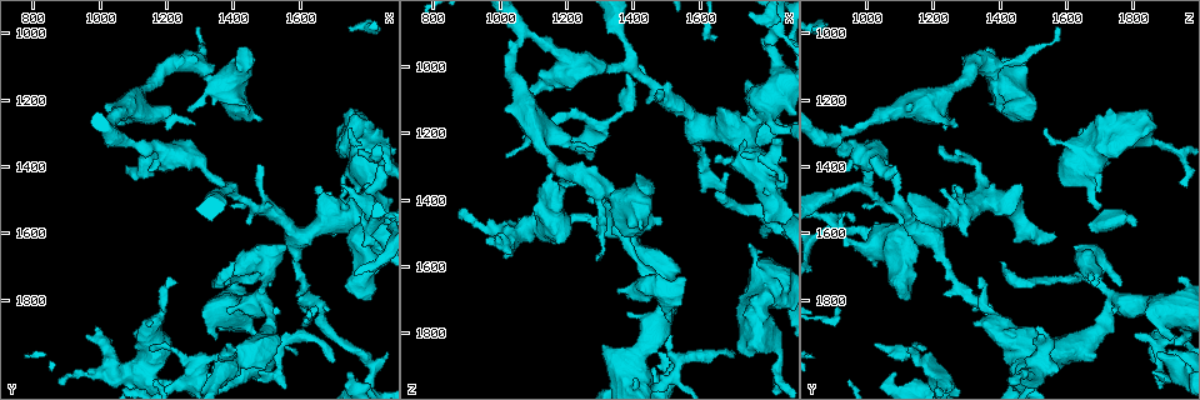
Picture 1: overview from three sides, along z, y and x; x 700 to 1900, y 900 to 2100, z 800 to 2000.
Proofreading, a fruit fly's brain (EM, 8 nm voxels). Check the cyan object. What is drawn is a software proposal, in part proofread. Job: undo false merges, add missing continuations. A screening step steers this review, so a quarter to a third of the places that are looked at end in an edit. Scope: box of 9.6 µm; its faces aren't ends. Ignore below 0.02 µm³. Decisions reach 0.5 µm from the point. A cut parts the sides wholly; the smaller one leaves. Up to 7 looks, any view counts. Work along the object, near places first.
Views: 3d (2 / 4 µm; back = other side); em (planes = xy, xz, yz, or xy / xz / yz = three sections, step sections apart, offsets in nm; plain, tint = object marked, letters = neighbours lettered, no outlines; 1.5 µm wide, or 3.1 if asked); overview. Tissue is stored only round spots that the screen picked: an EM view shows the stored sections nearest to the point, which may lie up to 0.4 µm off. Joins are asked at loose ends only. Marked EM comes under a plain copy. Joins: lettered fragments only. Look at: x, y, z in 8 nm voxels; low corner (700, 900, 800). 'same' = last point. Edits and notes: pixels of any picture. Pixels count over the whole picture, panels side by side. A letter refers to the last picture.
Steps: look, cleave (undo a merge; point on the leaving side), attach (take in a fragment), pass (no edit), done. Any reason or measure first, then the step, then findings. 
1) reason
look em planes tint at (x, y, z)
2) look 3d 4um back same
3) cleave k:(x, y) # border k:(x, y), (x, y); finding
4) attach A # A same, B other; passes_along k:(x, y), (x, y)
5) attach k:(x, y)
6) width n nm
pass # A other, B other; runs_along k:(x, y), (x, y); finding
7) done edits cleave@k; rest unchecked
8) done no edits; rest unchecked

free end
look em xz step 4 tint at (1450, 1570, 1100)

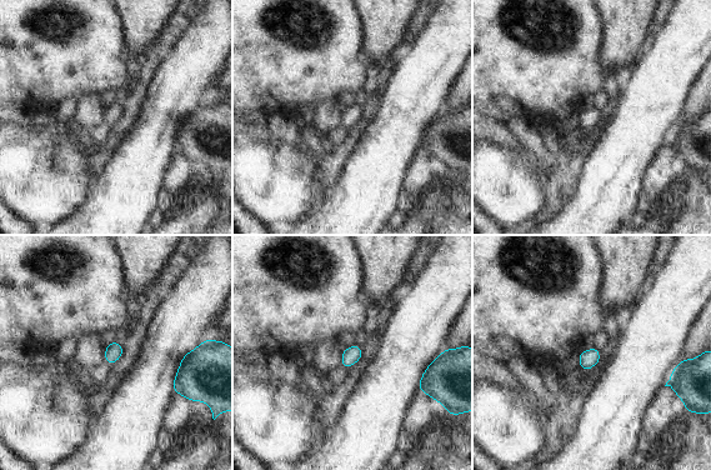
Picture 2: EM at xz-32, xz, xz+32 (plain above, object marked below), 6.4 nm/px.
look em planes tint same

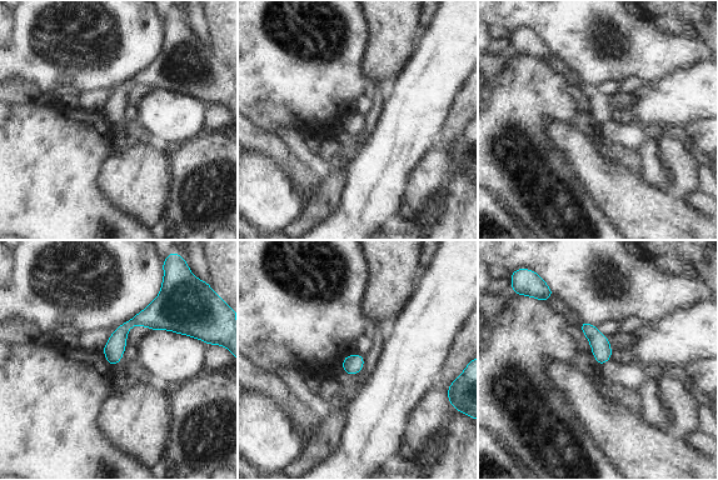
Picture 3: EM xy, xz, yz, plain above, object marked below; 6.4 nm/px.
what lies round it
look em planes letters same

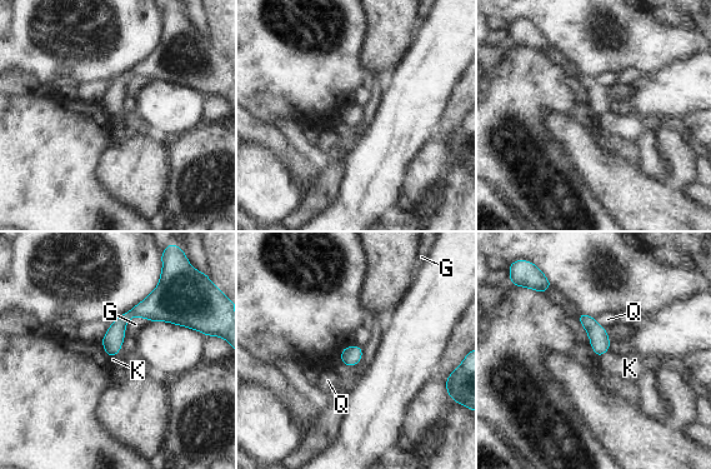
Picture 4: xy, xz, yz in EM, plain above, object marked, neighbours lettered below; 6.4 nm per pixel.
pass # G other, K other, Q other; border 4:(609, 350), (597, 358); none of them fits

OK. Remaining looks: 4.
an open end
look 3d 2um back at (1600, 1790, 1230)

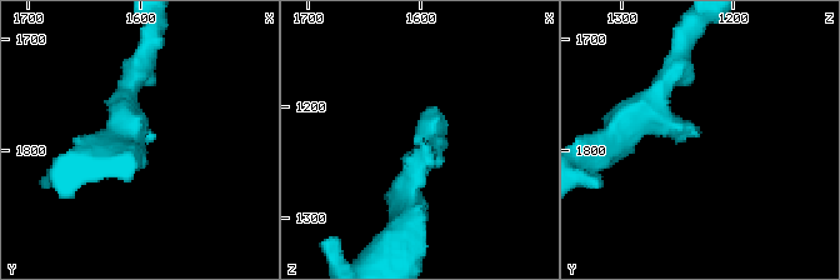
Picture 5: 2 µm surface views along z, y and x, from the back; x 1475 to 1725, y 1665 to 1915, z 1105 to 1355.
arm_widths 170, 260 nm
look em planes tint at (1598, 1784, 1228)

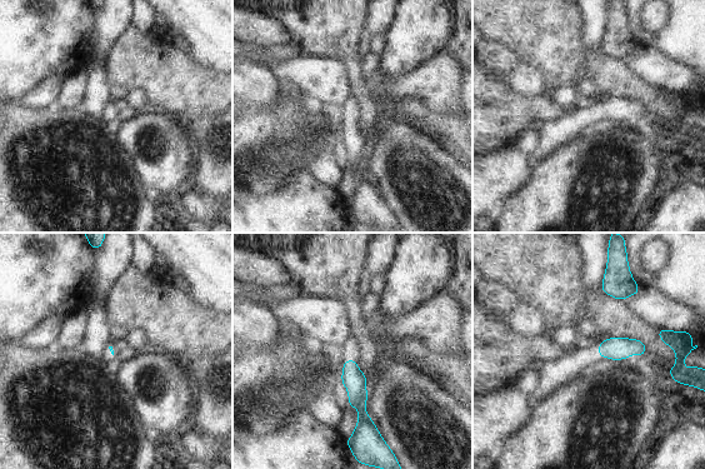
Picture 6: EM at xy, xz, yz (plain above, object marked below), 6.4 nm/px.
what lies round it
look em planes letters same

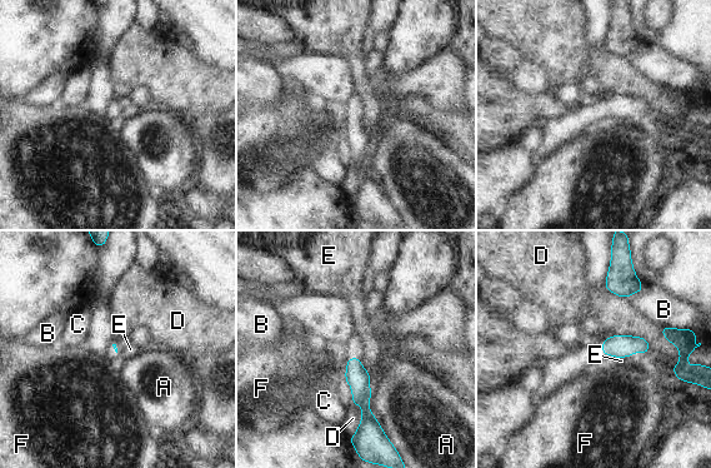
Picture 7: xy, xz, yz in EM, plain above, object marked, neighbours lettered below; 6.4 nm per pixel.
longest_contact A 300 nm
pass # A other, B other, C other, D other, E other, F other; runs_along 7:(355, 359), (365, 406), (362, 426); no lettered fragment goes on from it

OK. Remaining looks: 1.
done no edits; rest unchecked

